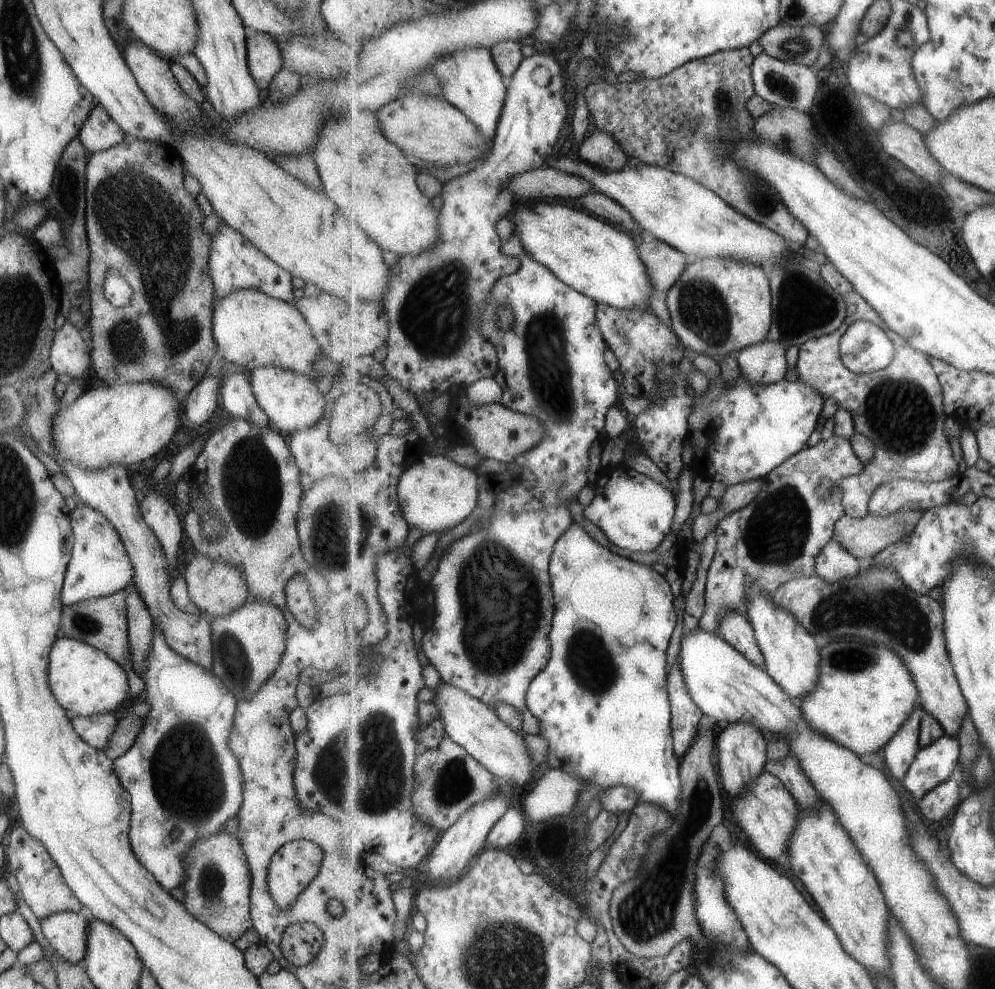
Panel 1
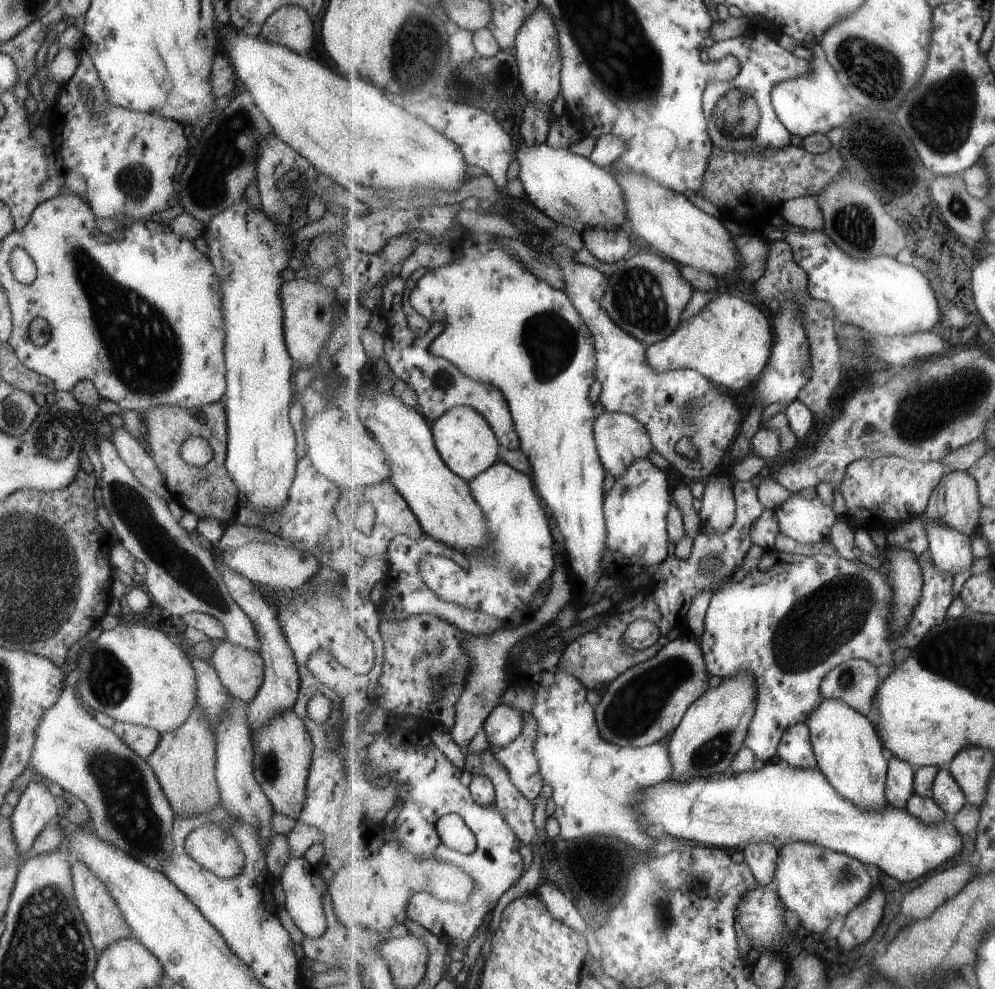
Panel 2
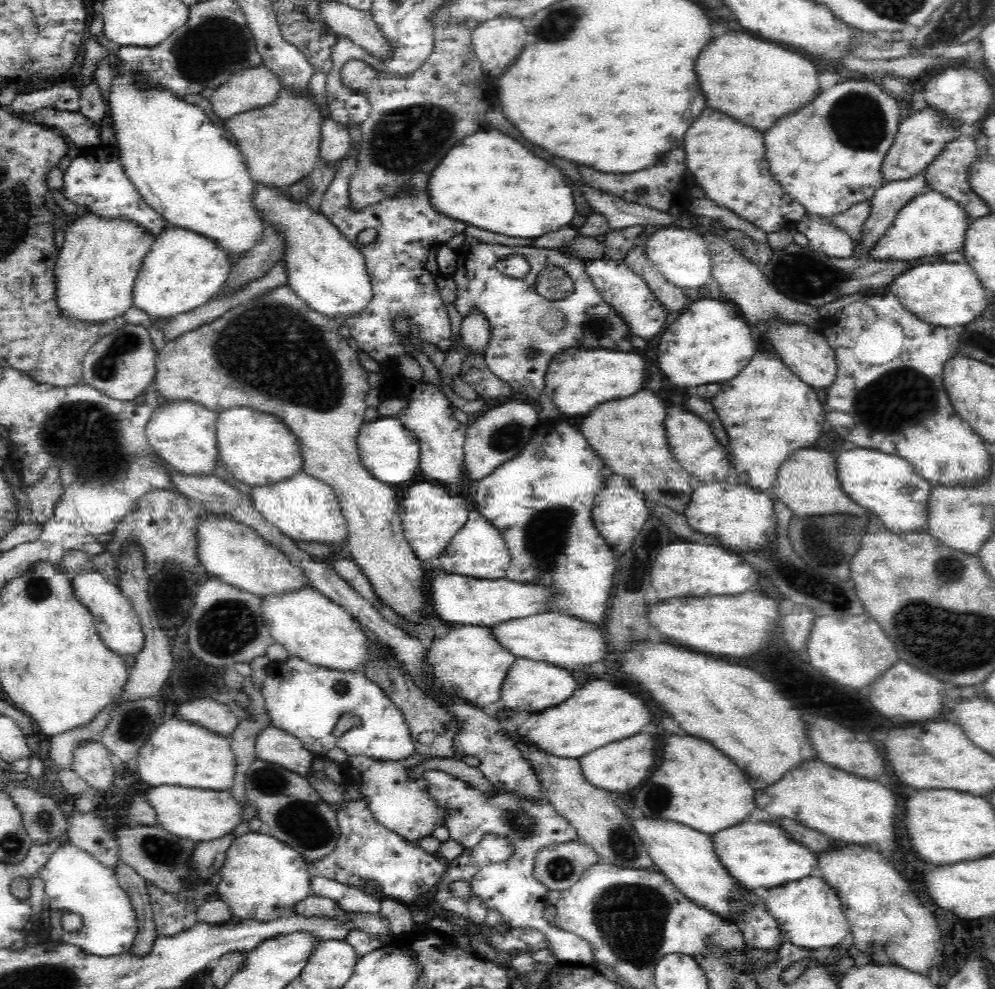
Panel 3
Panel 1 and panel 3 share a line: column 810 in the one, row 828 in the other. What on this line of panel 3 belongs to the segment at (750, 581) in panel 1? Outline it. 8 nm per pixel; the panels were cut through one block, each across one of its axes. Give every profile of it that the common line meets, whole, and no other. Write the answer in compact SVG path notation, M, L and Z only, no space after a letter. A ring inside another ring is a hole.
M440 771L426 773L429 780L430 793L453 808L460 808L458 816L450 816L446 829L452 840L463 844L467 849L476 846L484 839L502 839L507 843L509 856L486 864L474 874L476 878L470 882L474 893L478 894L486 905L495 912L500 912L503 926L510 930L526 929L533 934L546 936L549 950L564 963L582 963L591 965L590 947L578 936L566 933L544 919L544 910L548 905L548 887L535 876L537 856L546 847L557 844L580 841L574 829L550 802L546 792L539 796L526 796L521 790L508 790L494 785L494 792L478 790L474 786L454 778L452 774Z

